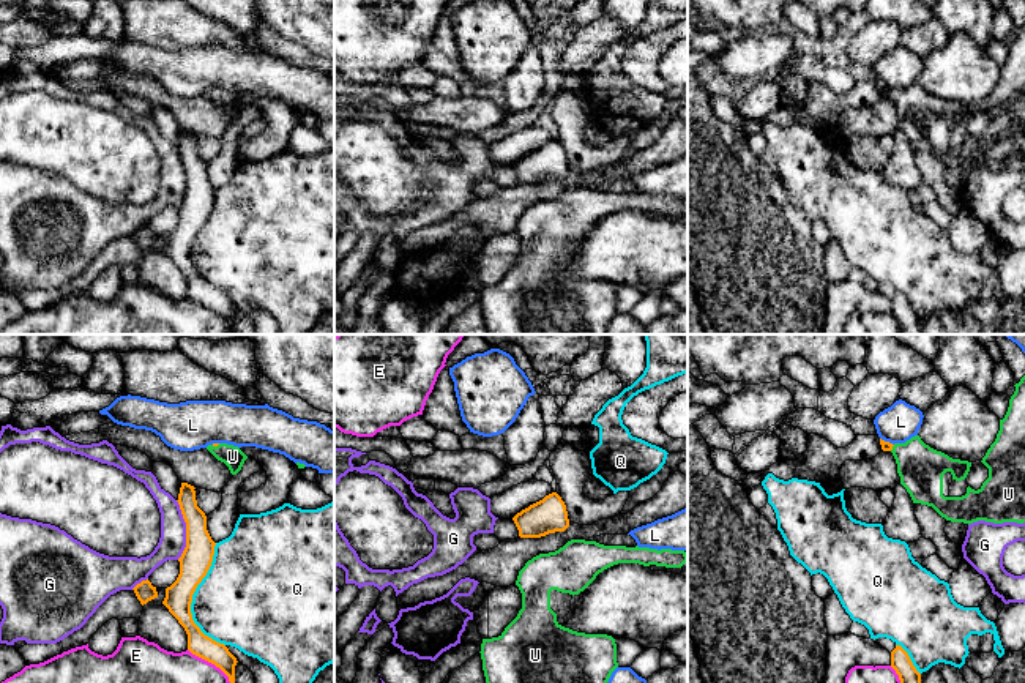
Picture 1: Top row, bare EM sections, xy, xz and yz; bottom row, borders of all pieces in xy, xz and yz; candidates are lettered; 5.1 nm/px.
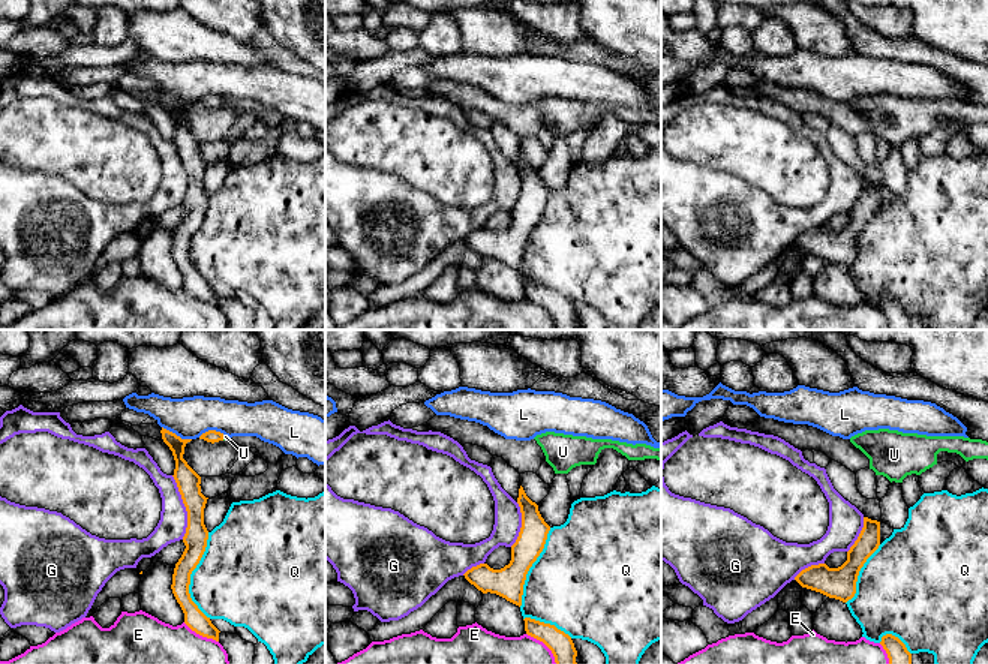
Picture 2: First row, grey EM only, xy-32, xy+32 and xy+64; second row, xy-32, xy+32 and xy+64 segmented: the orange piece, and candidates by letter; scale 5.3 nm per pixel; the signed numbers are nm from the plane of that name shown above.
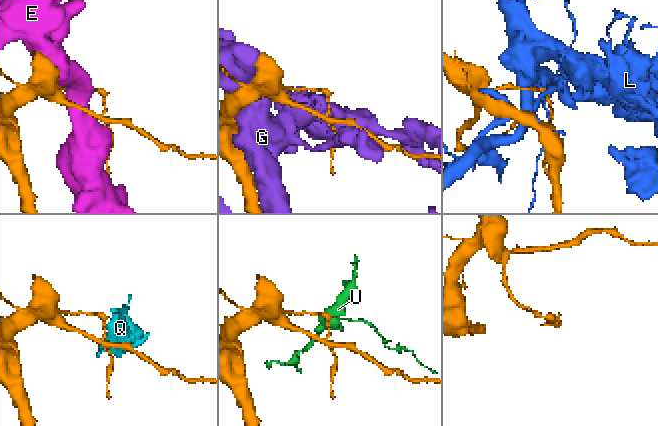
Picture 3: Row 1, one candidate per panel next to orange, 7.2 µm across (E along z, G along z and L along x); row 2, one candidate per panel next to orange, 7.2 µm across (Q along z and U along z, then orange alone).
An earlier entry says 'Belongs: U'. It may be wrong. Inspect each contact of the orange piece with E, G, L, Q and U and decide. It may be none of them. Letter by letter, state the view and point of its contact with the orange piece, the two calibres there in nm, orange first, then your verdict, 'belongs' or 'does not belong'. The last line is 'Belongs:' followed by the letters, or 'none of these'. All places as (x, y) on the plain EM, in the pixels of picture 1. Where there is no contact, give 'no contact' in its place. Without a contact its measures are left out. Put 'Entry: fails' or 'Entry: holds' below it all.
E: contact xy (213, 309); calibres 120 and 360 nm; does not belong
G: contact xy (186, 177); calibres 160 and 140 nm; does not belong
L: contact yz (887, 89); calibres 50 and 200 nm; does not belong
Q: contact xy (191, 245); calibres 160 and 440 nm; does not belong
U: contact xy (215, 92); calibres 20 and 110 nm; belongs
Belongs: U
Entry: holds

